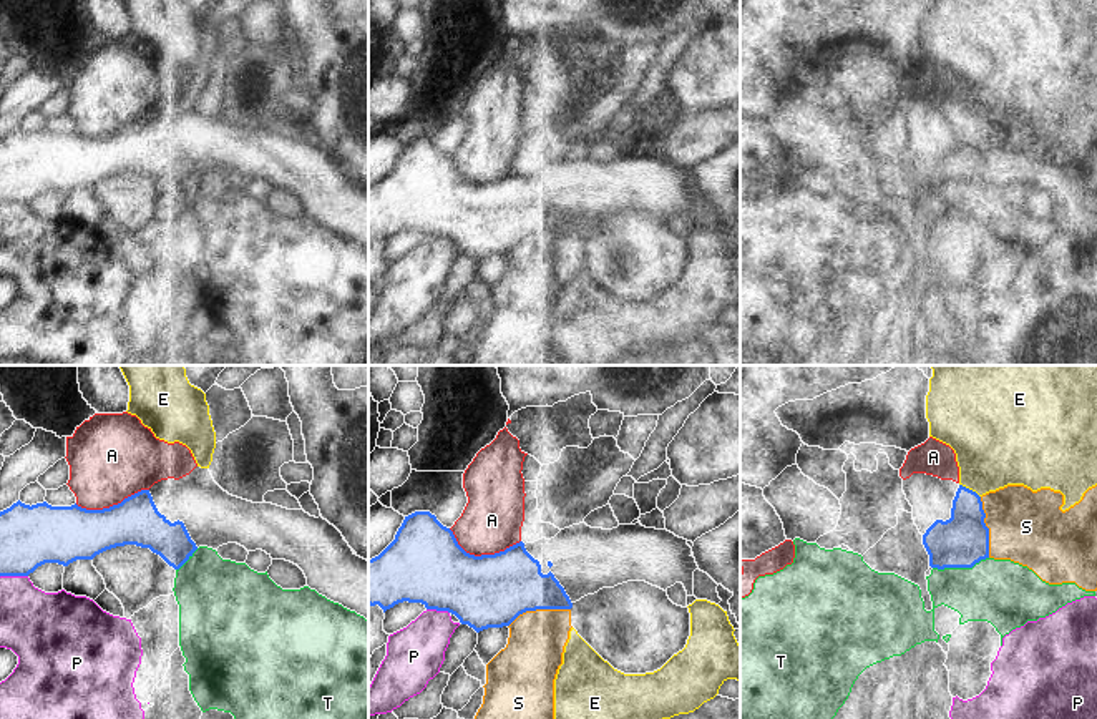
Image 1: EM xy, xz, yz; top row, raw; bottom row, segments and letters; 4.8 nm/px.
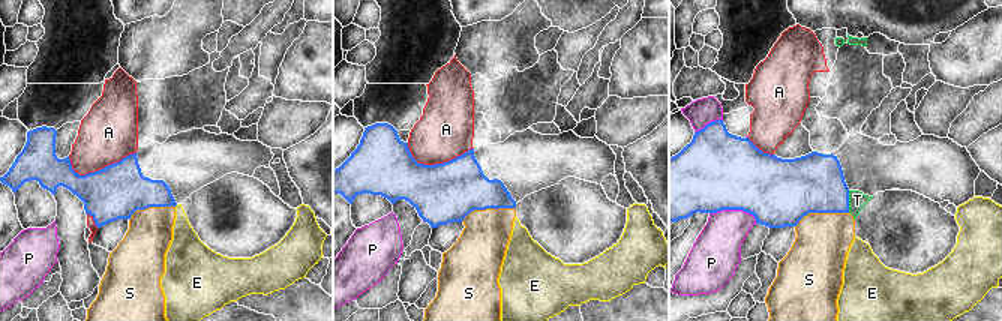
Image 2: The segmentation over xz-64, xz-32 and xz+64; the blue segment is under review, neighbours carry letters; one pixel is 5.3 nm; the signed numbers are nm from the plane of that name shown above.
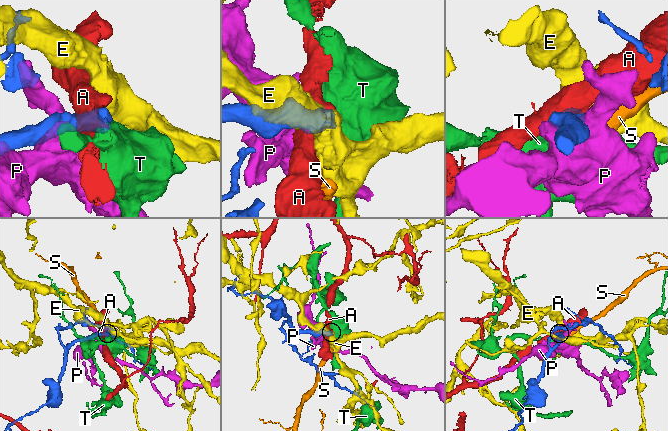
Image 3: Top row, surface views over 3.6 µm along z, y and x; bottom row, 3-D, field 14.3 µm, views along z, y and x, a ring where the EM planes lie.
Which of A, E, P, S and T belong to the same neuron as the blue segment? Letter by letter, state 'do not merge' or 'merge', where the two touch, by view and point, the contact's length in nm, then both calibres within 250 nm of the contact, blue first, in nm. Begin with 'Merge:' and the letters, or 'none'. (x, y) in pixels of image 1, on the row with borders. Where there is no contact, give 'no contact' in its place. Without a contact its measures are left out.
Merge: none
A: do not merge | xz (482, 555) | 360 nm | 360/300 nm
E: do not merge | yz (968, 489) | 120 nm | 260/400 nm
P: do not merge | xz (438, 610) | 110 nm | 380/280 nm
S: do not merge | xz (538, 608) | 320 nm | 360/280 nm
T: do not merge | yz (960, 567) | 280 nm | 260/320 nm

